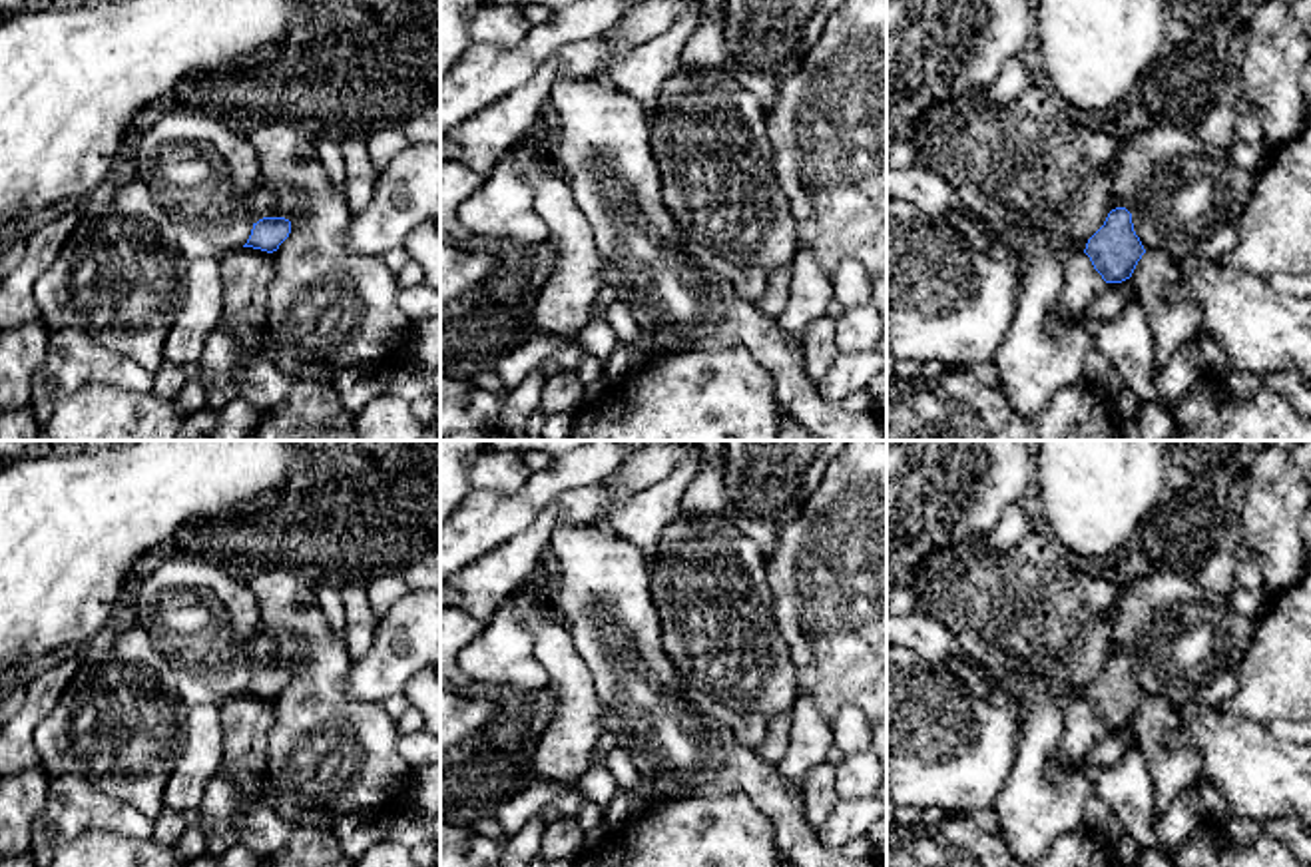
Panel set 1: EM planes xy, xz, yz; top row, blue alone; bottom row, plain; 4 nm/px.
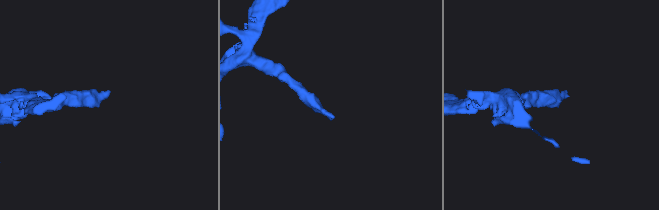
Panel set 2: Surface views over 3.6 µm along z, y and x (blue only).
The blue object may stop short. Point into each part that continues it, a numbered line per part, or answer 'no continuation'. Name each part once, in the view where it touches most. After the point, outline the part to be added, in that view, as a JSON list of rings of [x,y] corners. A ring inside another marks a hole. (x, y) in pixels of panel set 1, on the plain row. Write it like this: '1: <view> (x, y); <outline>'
1: xy (262, 648); [[[259,632],[249,640],[247,658],[251,670],[257,670],[263,664],[281,664],[281,658],[275,648],[275,640],[267,632]]]

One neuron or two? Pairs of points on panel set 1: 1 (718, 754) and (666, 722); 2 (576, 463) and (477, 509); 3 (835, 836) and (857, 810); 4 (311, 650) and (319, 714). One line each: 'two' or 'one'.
1: one
2: one
3: one
4: one

